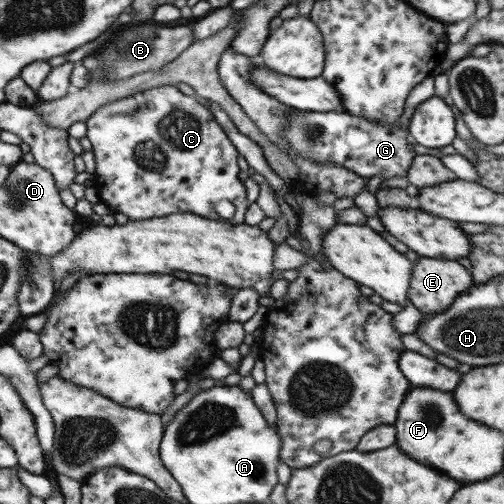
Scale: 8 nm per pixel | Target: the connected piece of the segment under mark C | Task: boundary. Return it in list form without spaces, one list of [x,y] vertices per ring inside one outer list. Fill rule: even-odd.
[[[164,85],[152,87],[131,97],[112,101],[100,106],[88,119],[87,137],[96,158],[94,188],[101,202],[123,213],[131,220],[150,220],[175,213],[191,213],[209,220],[240,225],[250,203],[245,184],[238,178],[236,146],[228,138],[224,128],[218,124],[213,112],[196,101],[186,89]],[[220,200],[228,200],[236,207],[232,218],[225,220],[215,210]]]

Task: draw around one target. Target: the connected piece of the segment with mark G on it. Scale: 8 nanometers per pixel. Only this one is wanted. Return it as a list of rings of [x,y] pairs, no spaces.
[[[432,74],[408,93],[404,112],[399,121],[394,123],[380,123],[343,111],[308,112],[292,108],[288,112],[288,124],[284,126],[286,130],[282,132],[282,137],[306,160],[314,160],[317,164],[334,162],[366,180],[381,177],[383,182],[389,178],[406,177],[417,156],[409,134],[412,115],[420,103],[434,96],[435,82]]]

